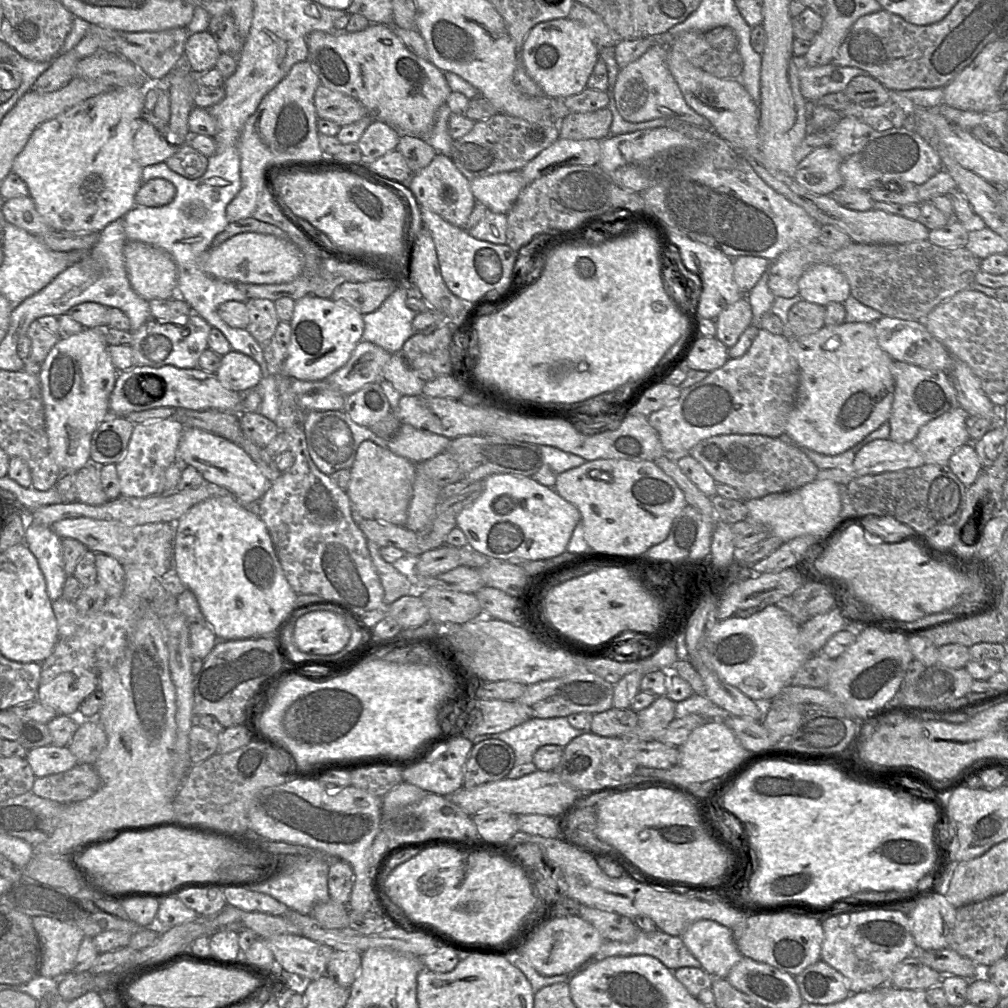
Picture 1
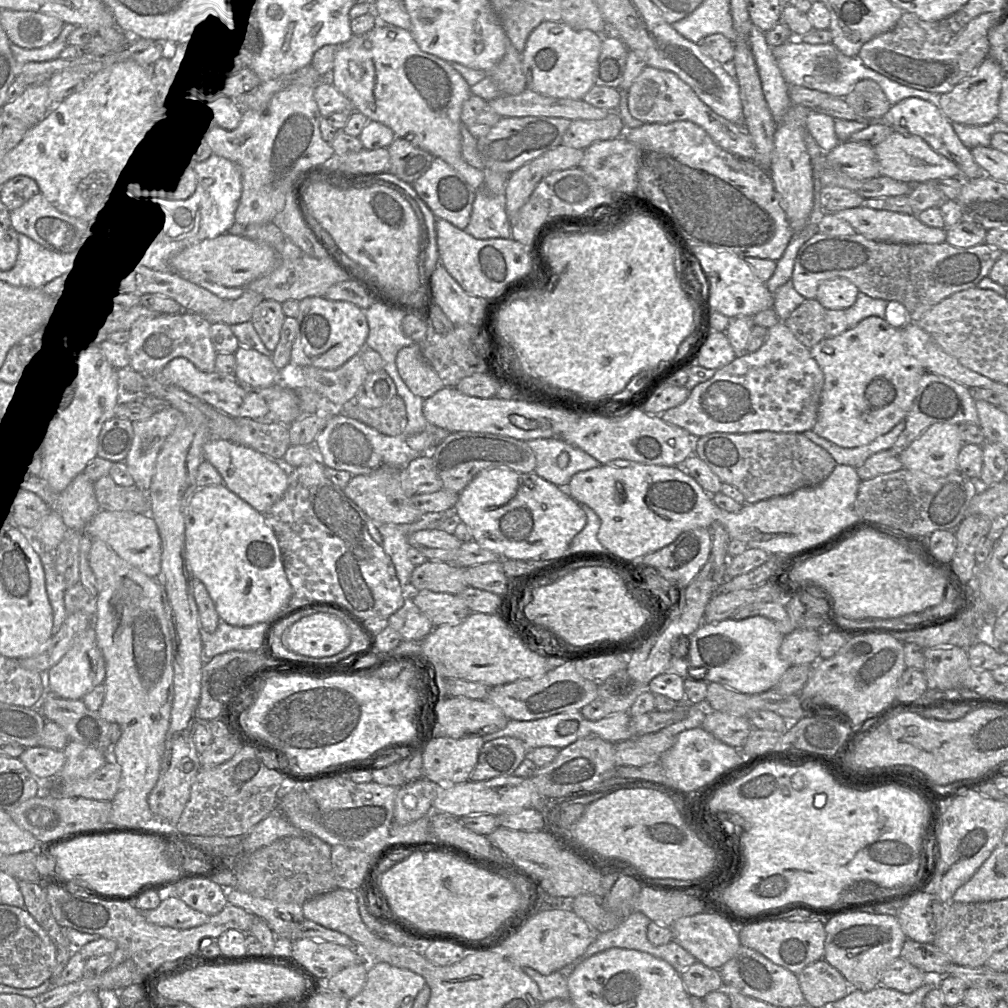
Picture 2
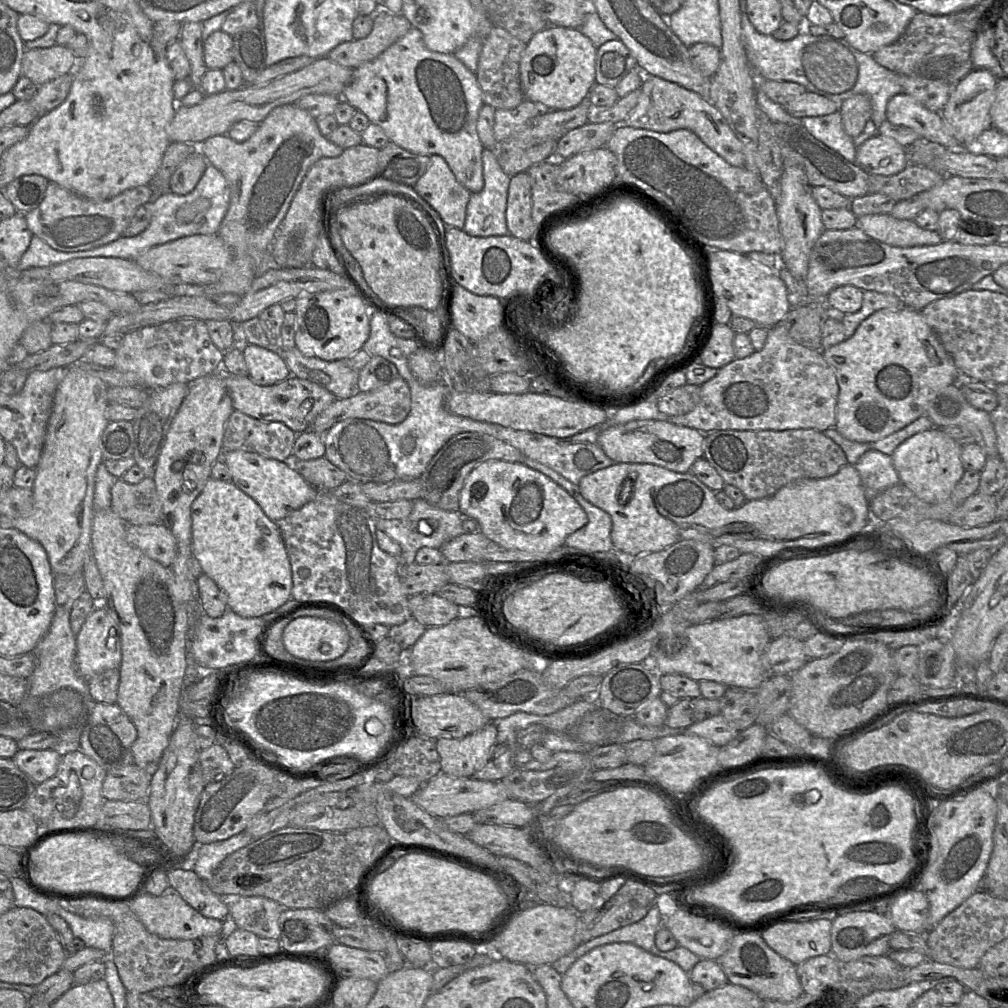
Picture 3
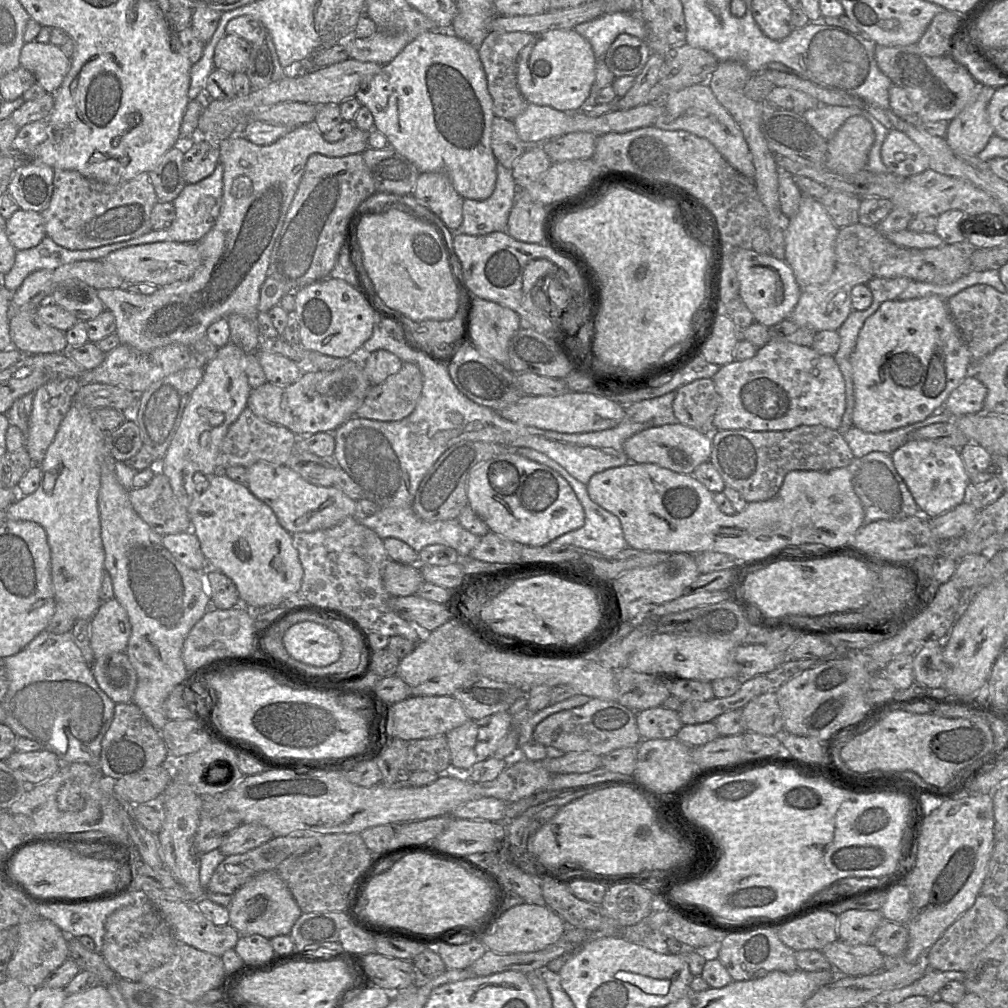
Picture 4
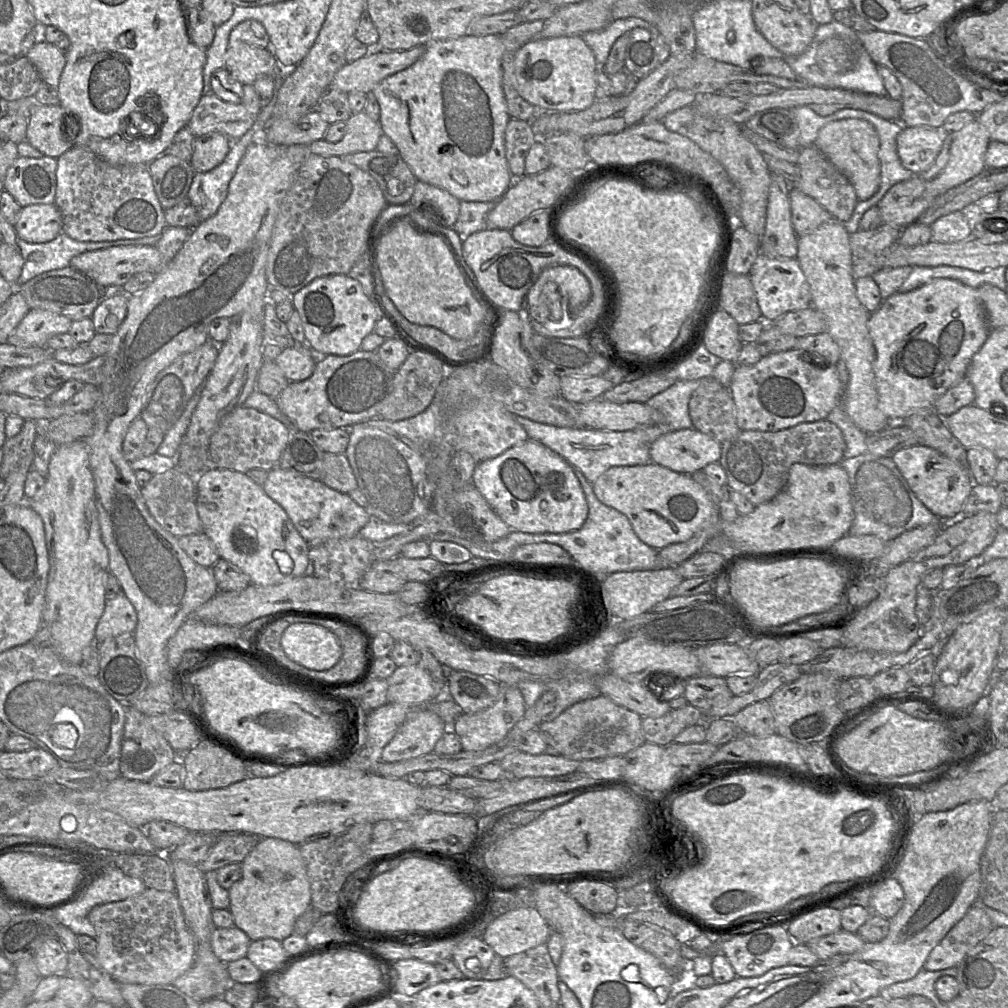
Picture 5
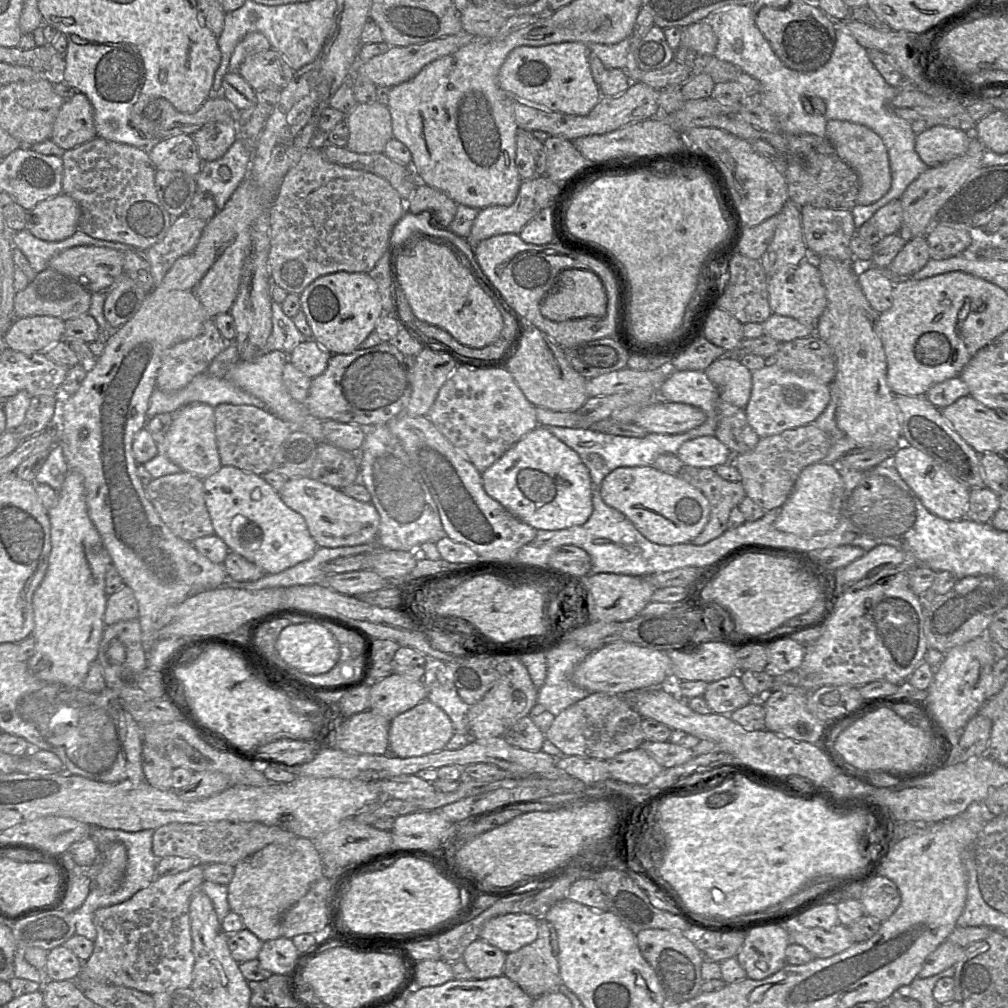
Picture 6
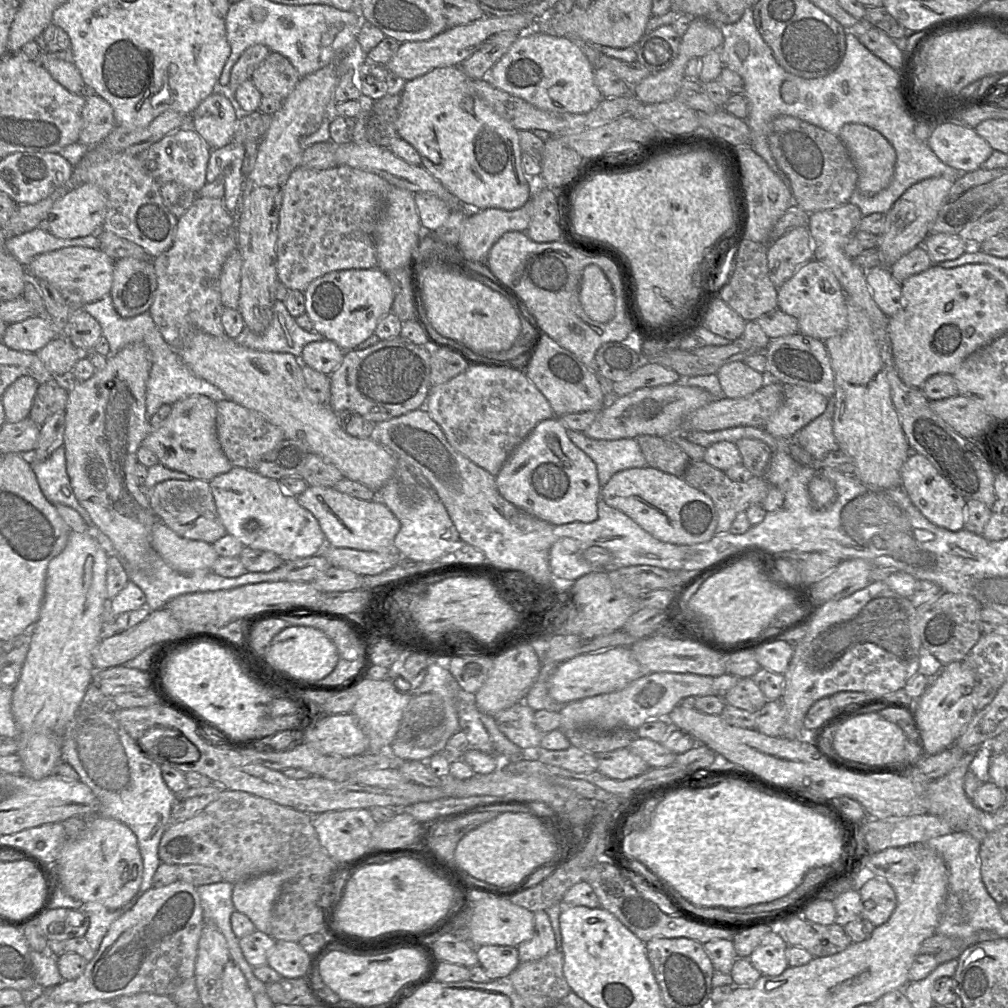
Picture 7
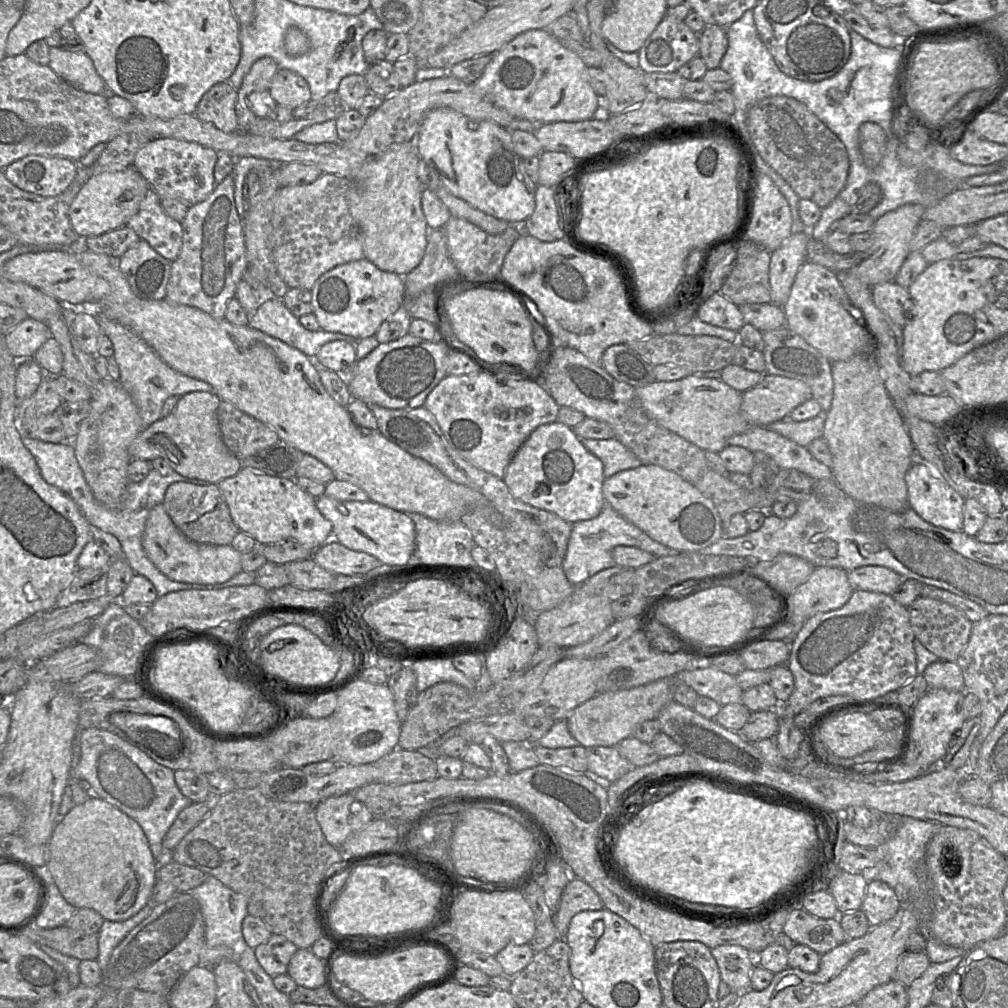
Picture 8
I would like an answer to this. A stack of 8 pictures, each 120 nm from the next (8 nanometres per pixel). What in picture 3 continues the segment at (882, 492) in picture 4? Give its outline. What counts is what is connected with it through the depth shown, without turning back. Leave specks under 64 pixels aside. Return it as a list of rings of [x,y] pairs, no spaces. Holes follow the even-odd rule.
[[[877,450],[864,453],[854,464],[858,471],[868,501],[885,489],[900,483],[891,456]]]

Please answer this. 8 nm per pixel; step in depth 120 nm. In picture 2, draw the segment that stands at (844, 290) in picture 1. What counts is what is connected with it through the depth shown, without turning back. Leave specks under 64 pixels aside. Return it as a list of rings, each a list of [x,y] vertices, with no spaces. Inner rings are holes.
[[[834,278],[818,286],[815,299],[826,310],[846,310],[855,303],[858,293],[858,288],[848,279]]]

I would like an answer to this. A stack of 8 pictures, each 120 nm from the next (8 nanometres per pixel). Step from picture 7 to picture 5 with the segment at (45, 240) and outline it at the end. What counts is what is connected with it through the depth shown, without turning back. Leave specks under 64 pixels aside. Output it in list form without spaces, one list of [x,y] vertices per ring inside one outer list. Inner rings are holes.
[[[60,233],[53,240],[46,243],[28,243],[17,237],[18,251],[24,264],[21,275],[15,284],[20,287],[34,277],[52,270],[62,269],[70,266],[71,259],[83,252],[106,249],[114,246],[155,246],[160,240],[161,234],[136,239],[121,239],[115,241],[77,241]]]

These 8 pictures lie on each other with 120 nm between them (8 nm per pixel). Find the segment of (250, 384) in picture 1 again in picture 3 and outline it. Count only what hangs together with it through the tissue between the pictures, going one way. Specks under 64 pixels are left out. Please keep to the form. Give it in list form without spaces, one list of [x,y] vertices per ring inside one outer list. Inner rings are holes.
[[[250,344],[242,353],[248,368],[248,376],[257,385],[273,385],[291,375],[285,361],[276,352]]]

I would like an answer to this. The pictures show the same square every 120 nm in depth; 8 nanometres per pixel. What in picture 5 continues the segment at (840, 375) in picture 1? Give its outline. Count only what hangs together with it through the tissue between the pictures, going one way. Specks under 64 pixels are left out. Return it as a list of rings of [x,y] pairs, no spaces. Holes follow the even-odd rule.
[[[949,278],[935,279],[916,289],[904,293],[896,291],[886,298],[880,307],[870,314],[867,327],[875,349],[873,372],[878,394],[879,408],[889,420],[903,420],[916,410],[934,408],[934,403],[938,397],[940,397],[952,385],[956,384],[961,379],[966,378],[966,373],[973,355],[983,345],[989,334],[987,315],[984,306],[978,297],[977,289]]]

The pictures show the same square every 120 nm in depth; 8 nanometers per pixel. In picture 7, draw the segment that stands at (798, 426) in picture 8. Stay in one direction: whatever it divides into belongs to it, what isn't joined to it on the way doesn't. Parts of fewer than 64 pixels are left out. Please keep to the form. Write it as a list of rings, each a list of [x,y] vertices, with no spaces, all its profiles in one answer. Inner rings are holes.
[[[833,396],[828,399],[824,412],[792,437],[813,457],[815,463],[820,463],[829,452],[839,450],[832,427],[834,410],[835,399]]]

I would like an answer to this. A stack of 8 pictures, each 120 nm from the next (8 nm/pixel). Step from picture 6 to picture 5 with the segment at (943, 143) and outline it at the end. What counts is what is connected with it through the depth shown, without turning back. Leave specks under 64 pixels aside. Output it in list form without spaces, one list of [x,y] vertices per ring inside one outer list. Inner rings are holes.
[[[903,127],[896,139],[902,165],[915,175],[926,171],[939,154],[945,133],[942,127]]]

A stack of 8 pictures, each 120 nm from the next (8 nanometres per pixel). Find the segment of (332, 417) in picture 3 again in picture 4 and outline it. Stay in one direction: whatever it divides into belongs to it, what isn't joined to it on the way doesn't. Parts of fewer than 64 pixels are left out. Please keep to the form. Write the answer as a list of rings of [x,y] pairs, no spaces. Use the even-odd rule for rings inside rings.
[[[403,362],[396,374],[368,389],[362,405],[355,412],[355,417],[400,421],[415,409],[422,387],[423,377],[418,366]]]

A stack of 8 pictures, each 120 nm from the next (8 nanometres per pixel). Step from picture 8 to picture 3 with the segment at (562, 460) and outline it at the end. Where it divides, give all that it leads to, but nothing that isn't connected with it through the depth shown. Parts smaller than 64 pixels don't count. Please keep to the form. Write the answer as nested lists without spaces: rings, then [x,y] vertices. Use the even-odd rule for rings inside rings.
[[[488,460],[477,465],[468,475],[460,491],[459,509],[463,517],[478,521],[481,532],[492,542],[510,549],[530,553],[550,553],[565,539],[588,523],[588,516],[579,503],[546,475],[520,462]]]

